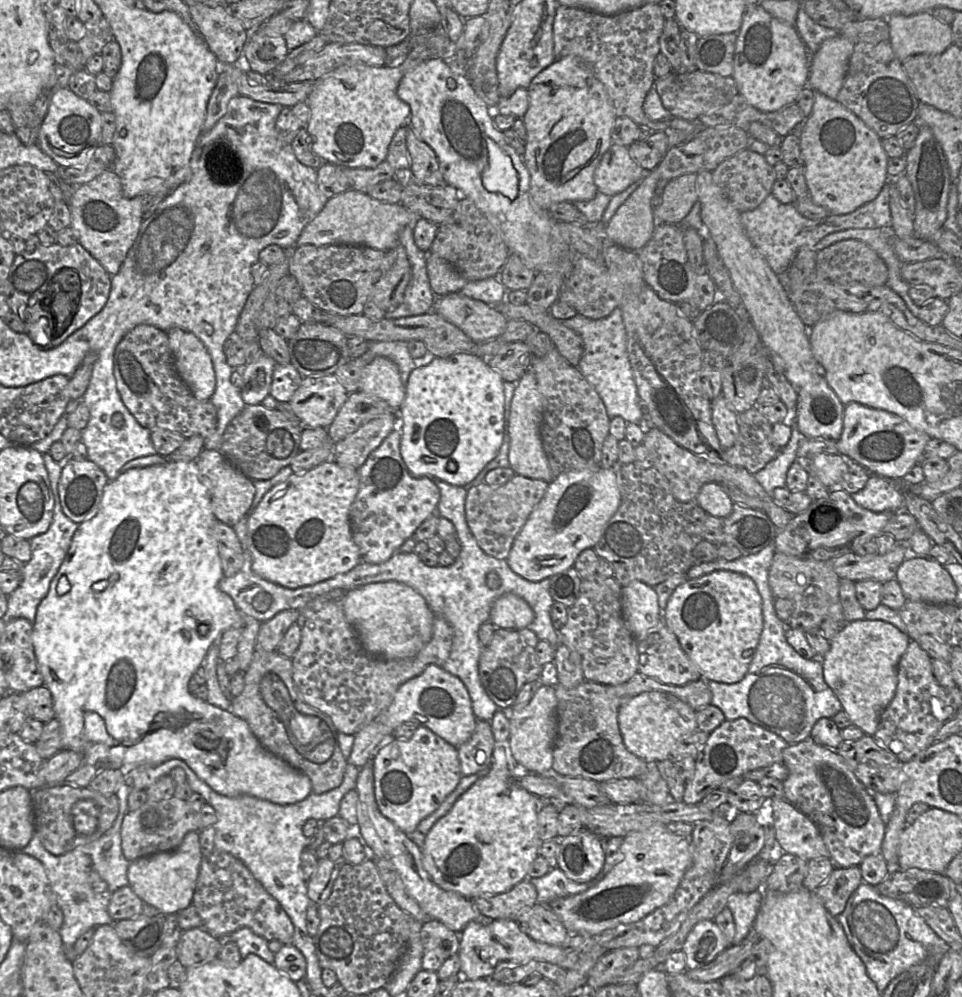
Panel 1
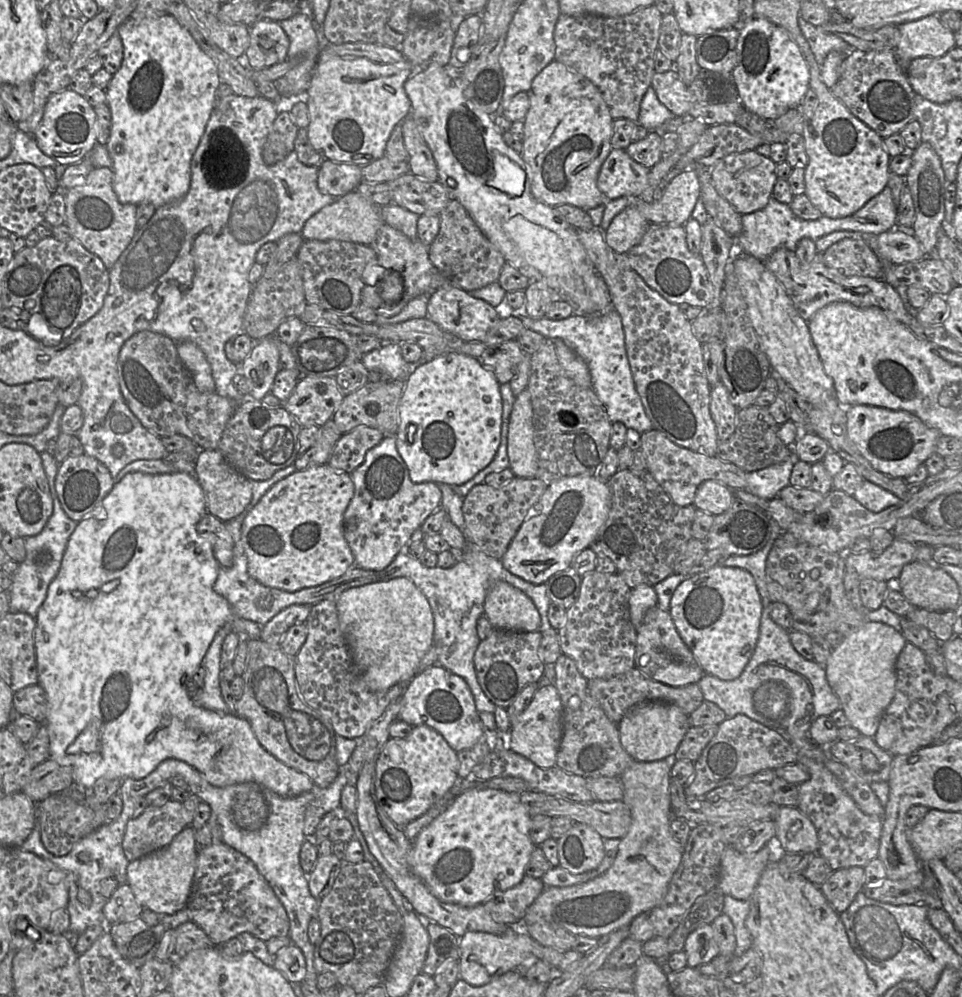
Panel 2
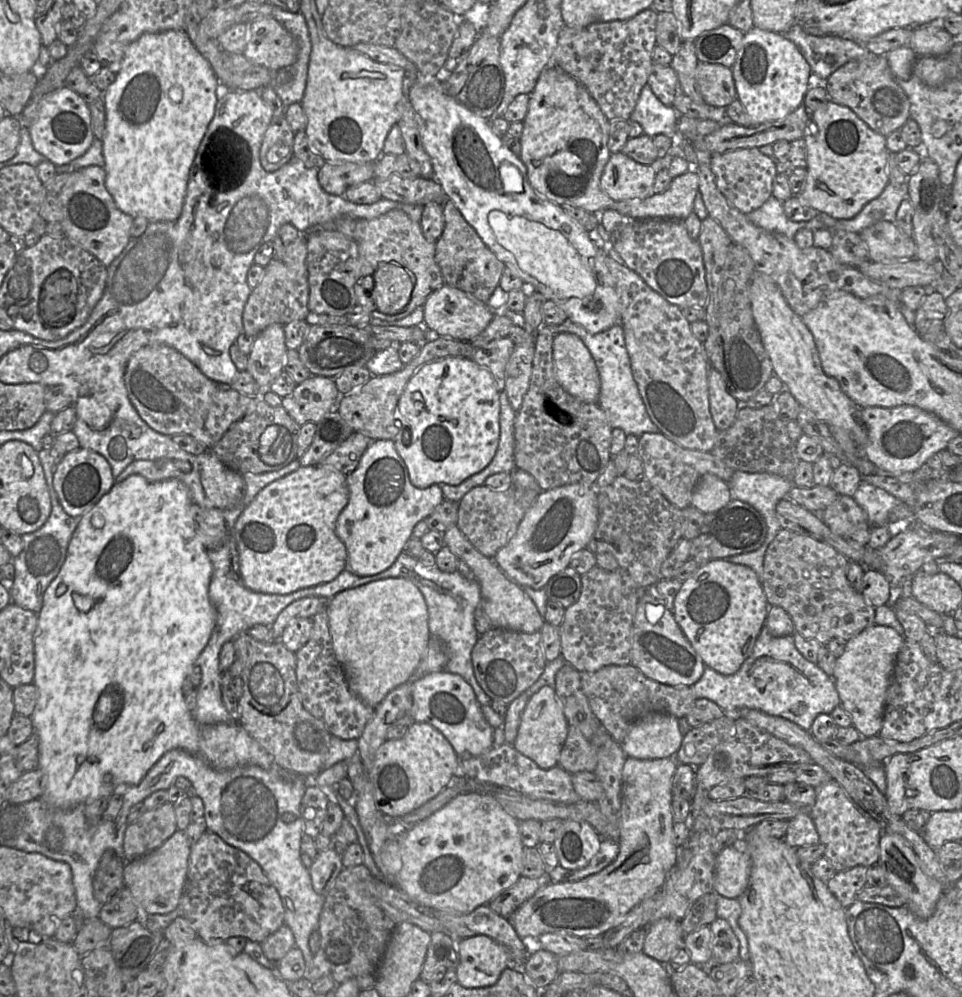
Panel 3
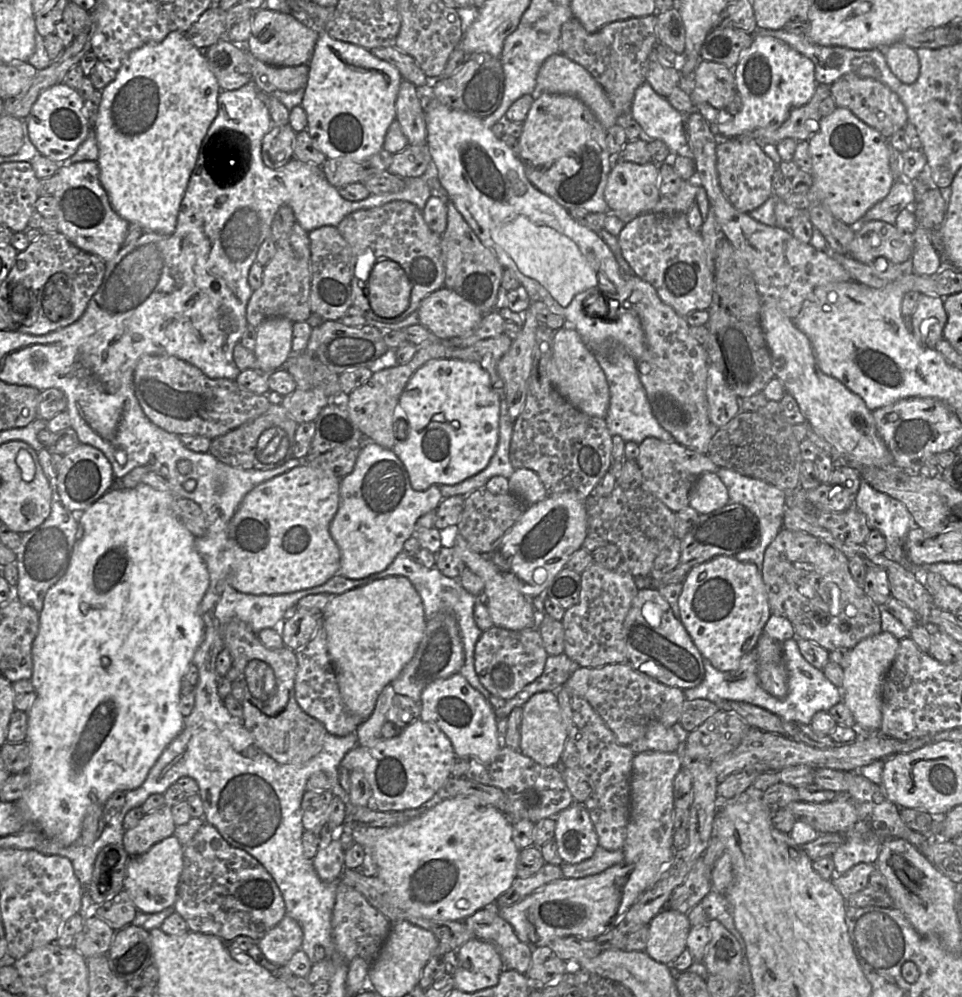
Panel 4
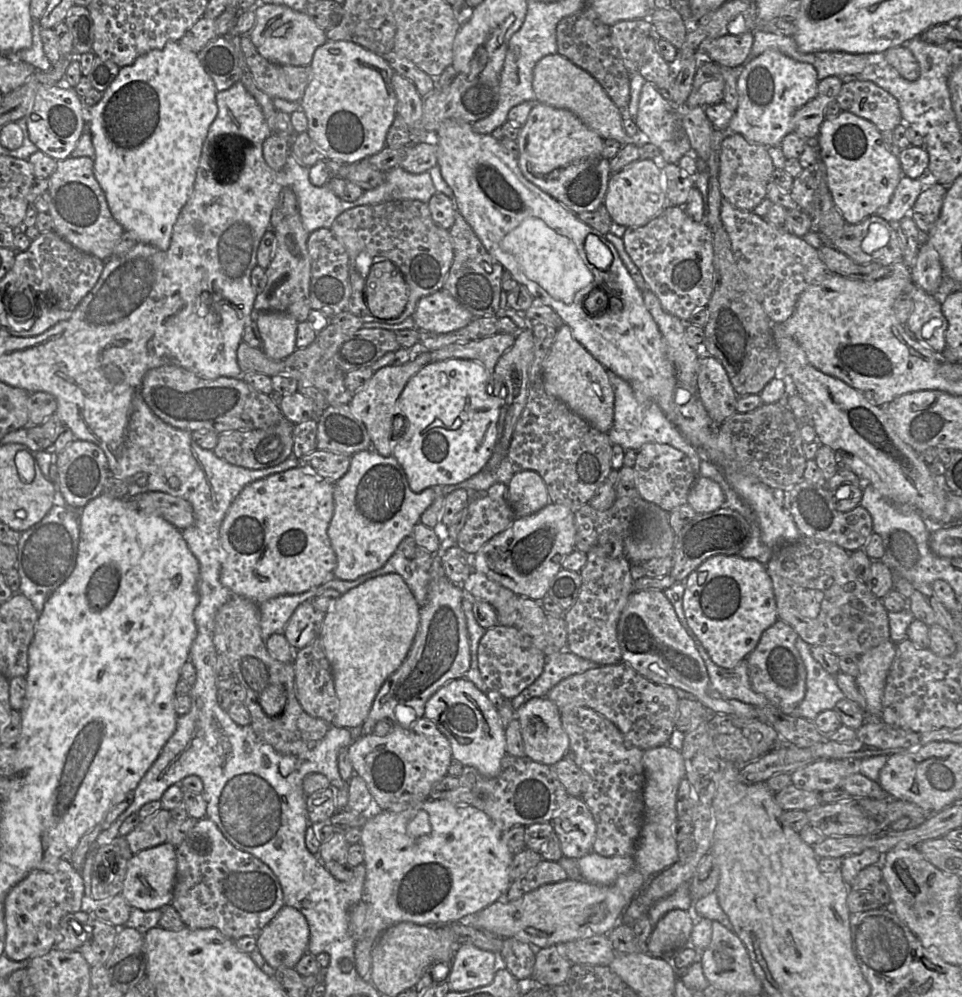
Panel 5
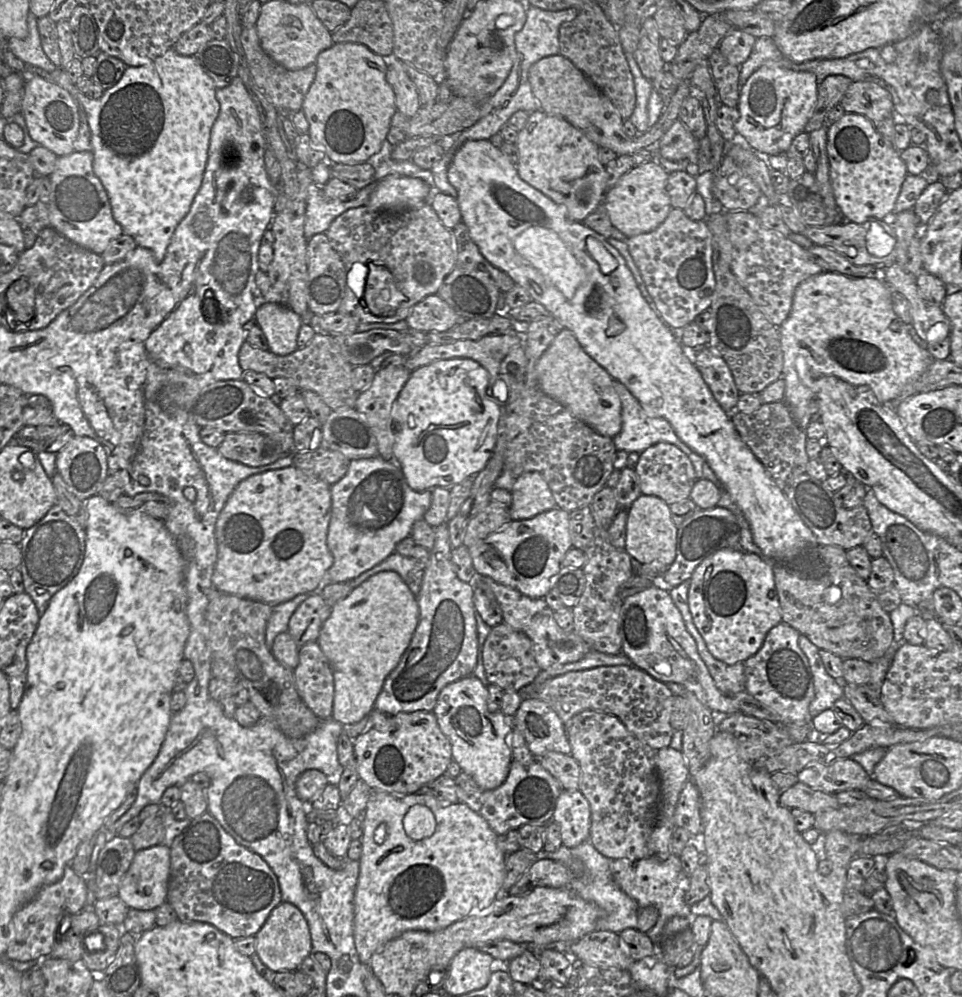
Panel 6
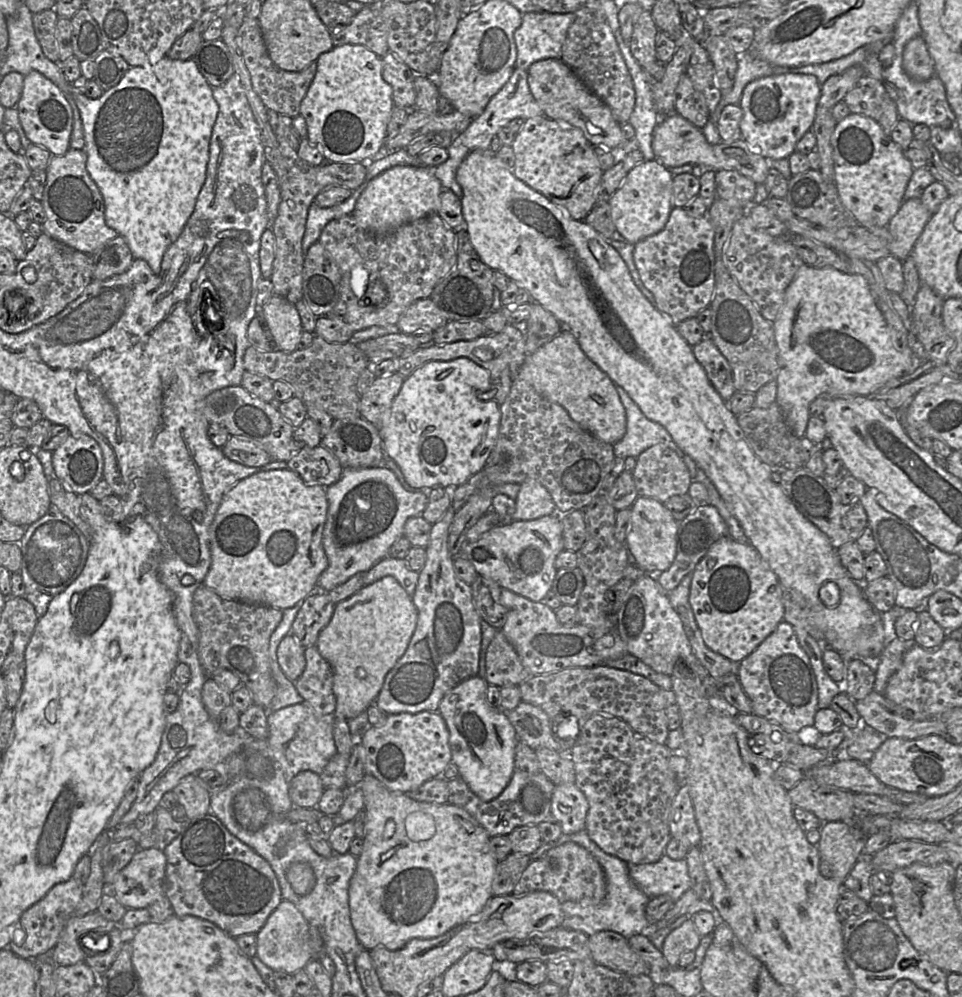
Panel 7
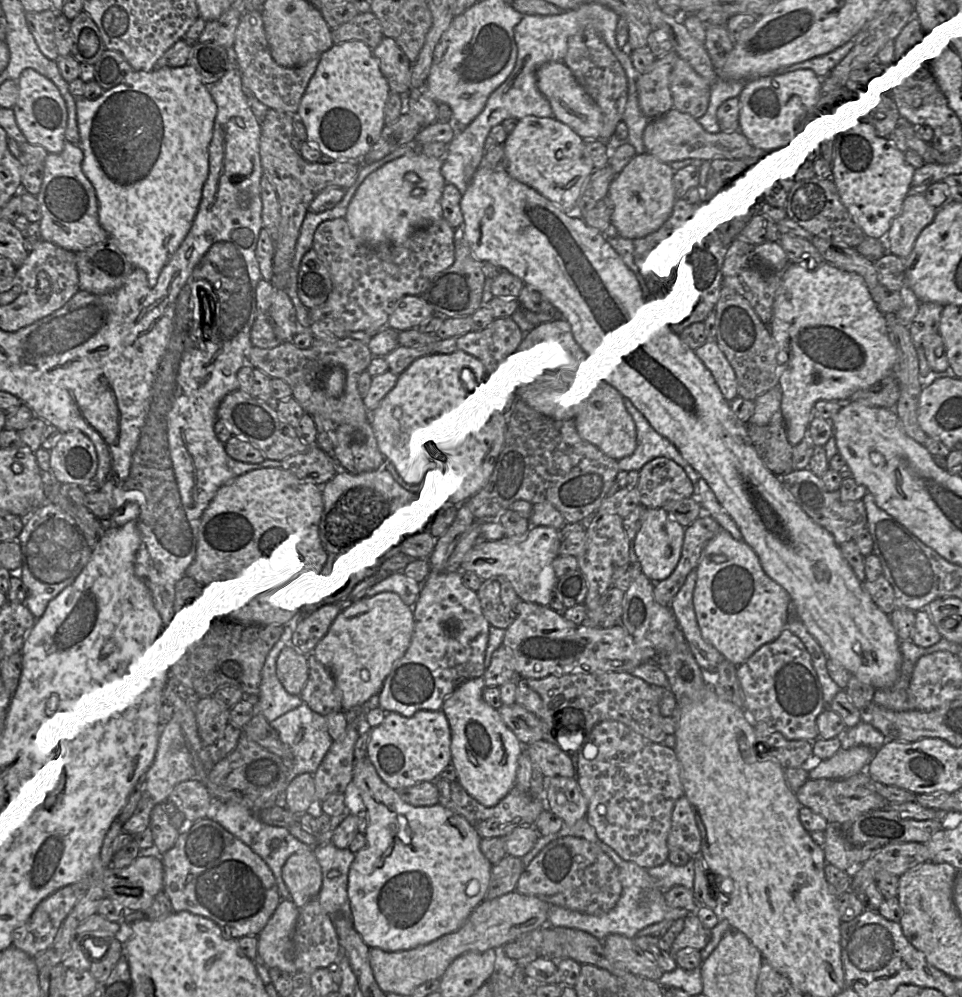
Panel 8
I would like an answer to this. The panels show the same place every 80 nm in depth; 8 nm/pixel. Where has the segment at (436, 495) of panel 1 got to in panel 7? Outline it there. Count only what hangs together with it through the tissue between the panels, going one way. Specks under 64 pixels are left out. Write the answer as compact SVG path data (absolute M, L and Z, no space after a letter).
M386 467L344 468L340 479L326 488L328 512L323 548L328 566L317 581L317 591L329 592L357 573L366 573L387 557L393 543L404 536L406 521L420 515L428 504L423 492L407 491Z

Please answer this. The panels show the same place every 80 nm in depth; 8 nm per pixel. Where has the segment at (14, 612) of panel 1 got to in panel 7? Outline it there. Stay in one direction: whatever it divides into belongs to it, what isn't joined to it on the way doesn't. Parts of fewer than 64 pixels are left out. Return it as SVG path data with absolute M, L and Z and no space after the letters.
M50 505L47 513L26 527L19 541L22 554L21 574L25 585L25 598L34 606L38 618L42 617L50 601L71 585L80 575L88 555L88 542L77 526L64 516L55 505Z

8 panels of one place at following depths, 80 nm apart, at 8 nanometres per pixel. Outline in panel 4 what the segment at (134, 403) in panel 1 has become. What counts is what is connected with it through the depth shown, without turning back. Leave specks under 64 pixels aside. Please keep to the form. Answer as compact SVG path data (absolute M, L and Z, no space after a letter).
M168 355L142 356L136 364L133 382L147 418L178 436L199 435L213 440L261 416L272 405L267 395L250 392L235 380L209 378L196 366Z

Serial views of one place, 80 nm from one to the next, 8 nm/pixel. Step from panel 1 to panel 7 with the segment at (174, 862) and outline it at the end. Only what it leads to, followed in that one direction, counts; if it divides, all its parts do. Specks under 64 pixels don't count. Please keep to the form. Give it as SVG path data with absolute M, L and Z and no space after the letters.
M138 849L106 892L112 893L127 909L146 908L165 895L166 863L163 850Z

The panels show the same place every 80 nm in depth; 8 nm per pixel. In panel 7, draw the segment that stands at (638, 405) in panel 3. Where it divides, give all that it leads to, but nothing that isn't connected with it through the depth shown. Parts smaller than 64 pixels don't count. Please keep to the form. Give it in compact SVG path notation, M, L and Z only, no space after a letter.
M615 383L615 388L626 410L626 433L621 440L613 444L616 457L638 457L646 449L663 444L674 450L686 464L692 482L695 481L698 466L673 441L668 431L659 423L649 420L626 390Z

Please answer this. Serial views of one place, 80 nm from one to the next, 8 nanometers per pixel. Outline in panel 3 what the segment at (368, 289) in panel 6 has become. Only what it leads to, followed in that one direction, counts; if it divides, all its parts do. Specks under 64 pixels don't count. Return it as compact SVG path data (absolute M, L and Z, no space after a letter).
M385 262L378 265L372 277L377 309L388 315L401 312L411 299L414 275L396 262Z

